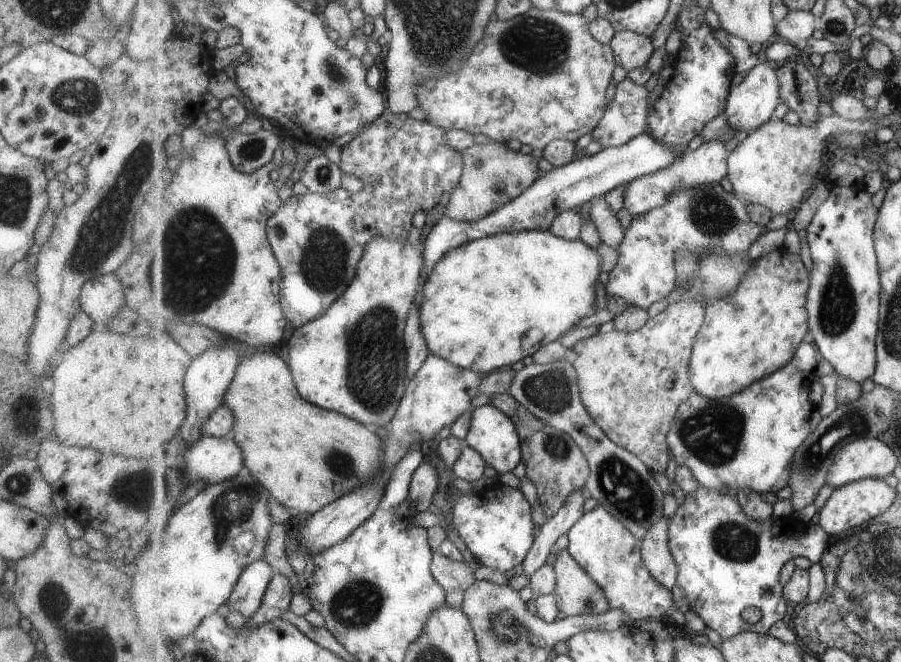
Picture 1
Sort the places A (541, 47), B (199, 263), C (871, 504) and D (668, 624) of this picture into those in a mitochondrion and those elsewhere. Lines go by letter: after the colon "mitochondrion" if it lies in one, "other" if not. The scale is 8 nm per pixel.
A: mitochondrion
B: mitochondrion
C: other
D: other

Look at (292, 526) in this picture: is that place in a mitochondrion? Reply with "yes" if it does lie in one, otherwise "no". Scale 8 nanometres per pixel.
no

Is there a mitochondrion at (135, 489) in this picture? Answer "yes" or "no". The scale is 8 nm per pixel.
yes

